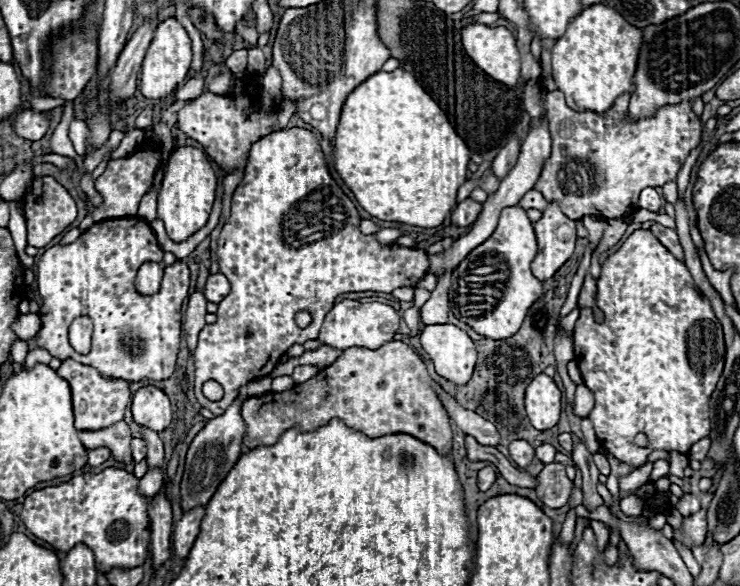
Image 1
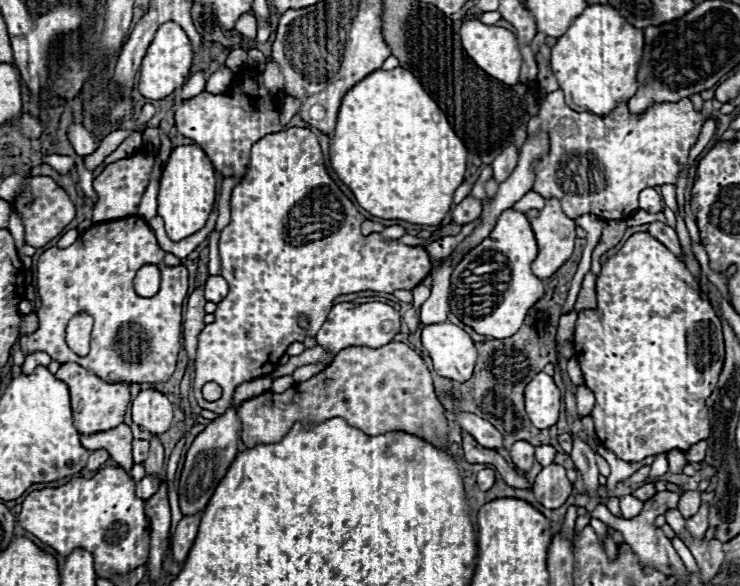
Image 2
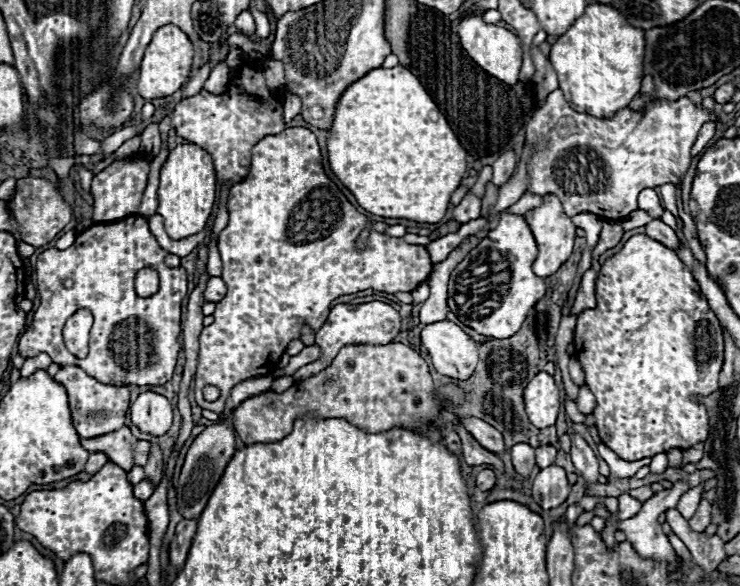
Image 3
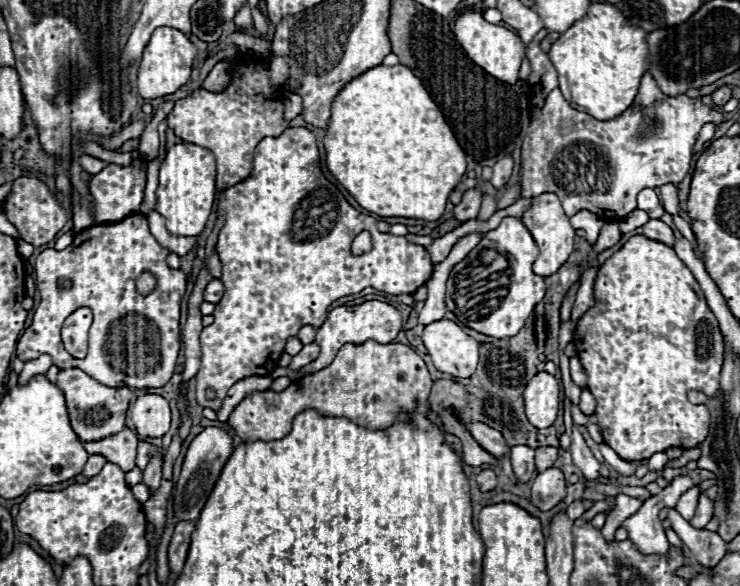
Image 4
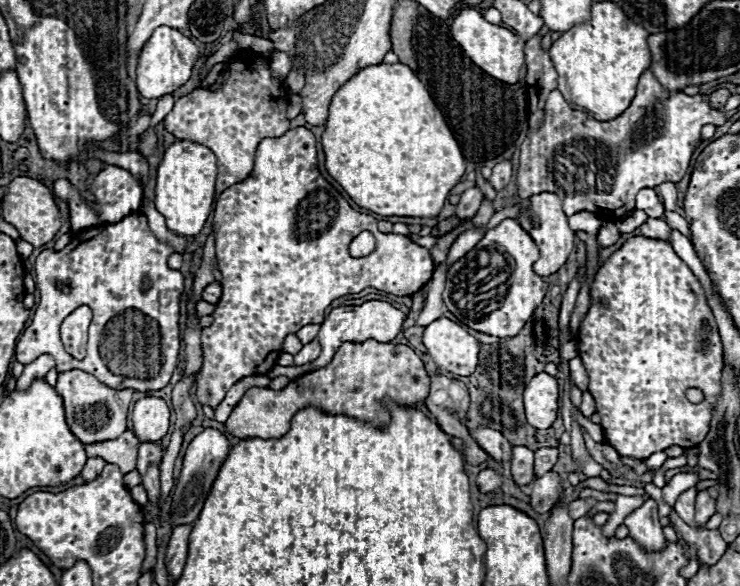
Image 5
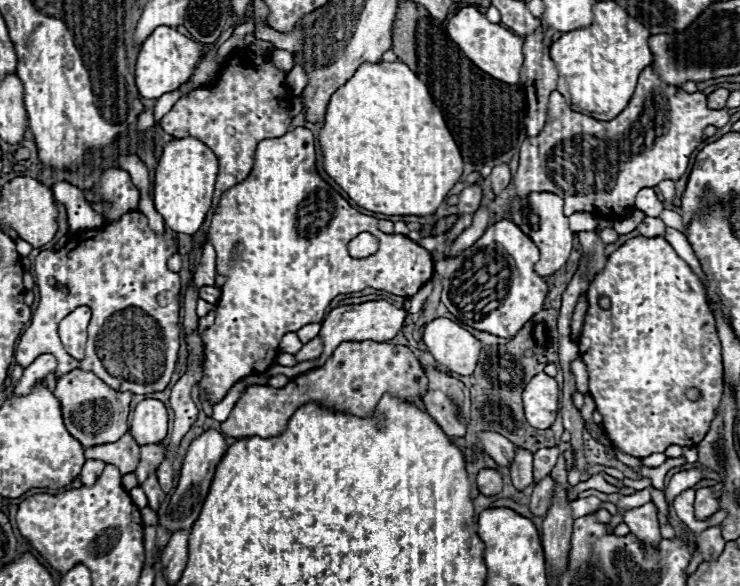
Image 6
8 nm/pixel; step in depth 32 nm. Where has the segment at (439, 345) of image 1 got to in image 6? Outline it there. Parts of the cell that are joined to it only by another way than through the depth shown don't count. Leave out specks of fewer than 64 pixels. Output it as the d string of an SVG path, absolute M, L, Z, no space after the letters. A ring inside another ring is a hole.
M434 318L424 328L424 342L438 364L470 376L476 368L482 342L448 318Z

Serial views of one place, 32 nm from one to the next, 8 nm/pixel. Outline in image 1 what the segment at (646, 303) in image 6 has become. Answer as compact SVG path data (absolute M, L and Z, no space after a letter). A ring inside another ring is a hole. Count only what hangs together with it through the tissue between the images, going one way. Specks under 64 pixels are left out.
M636 230L624 244L622 248L608 256L606 262L602 264L602 274L598 278L598 294L596 294L596 304L598 308L604 312L604 322L598 324L594 320L594 312L590 308L582 308L580 310L580 318L576 322L576 328L574 328L574 354L576 354L576 362L578 362L578 368L582 372L582 378L584 378L584 384L594 392L596 396L596 406L594 410L590 412L590 420L594 424L594 430L596 430L596 436L598 436L598 442L602 444L602 448L610 454L614 454L618 460L626 462L628 466L642 466L648 458L648 454L652 454L654 450L676 450L676 452L682 452L682 454L688 454L690 446L696 444L698 440L706 438L710 434L710 420L708 420L708 400L710 400L710 394L714 392L716 388L716 382L720 378L720 372L724 368L724 336L722 336L722 326L718 322L718 318L714 316L714 310L708 302L708 298L698 290L698 286L694 284L688 268L684 266L684 262L680 262L678 258L674 258L658 240L656 236L652 236L650 230ZM636 434L646 434L648 438L648 446L640 448L634 444L634 438Z

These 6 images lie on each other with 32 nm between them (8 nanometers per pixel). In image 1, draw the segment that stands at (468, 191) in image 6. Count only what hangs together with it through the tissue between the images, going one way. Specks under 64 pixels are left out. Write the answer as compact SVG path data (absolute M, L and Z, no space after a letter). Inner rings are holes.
M466 198L452 210L452 224L470 226L472 222L476 222L480 212L482 212L482 204L472 200L472 198Z

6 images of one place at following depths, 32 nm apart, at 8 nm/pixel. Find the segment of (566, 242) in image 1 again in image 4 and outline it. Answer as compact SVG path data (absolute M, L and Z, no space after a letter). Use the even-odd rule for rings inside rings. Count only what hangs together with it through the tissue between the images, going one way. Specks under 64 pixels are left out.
M550 192L534 196L534 204L524 210L520 220L528 228L528 232L534 236L534 240L536 240L536 244L540 248L540 256L534 262L534 272L538 276L554 274L568 260L568 256L572 254L572 250L574 250L574 236L576 236L574 228L568 222L568 216L562 210L562 204L560 204L558 196L550 194Z

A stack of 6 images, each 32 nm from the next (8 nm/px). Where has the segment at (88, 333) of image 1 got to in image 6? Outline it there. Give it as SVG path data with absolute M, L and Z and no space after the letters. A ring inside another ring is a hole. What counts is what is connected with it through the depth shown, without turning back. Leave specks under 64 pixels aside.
M80 306L74 312L70 312L64 320L64 324L58 326L58 336L70 356L76 360L82 360L84 356L84 344L86 344L86 324L90 322L88 308Z

